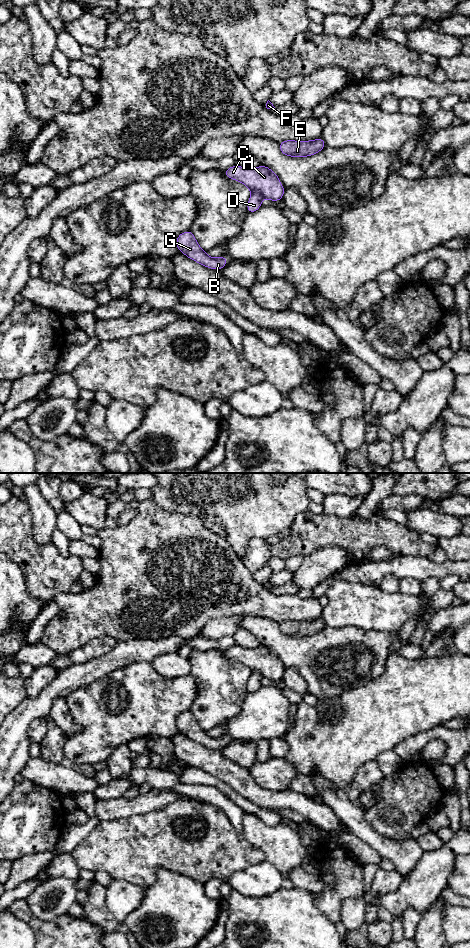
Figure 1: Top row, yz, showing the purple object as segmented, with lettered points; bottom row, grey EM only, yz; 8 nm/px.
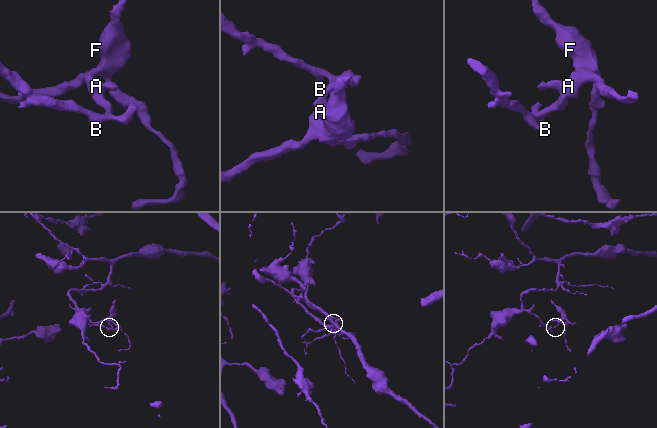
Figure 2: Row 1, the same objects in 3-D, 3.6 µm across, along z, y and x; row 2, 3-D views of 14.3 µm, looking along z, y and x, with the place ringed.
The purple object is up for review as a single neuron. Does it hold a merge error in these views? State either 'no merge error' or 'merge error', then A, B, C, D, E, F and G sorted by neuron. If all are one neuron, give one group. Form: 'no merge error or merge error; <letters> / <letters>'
merge error; A C E F / B D G

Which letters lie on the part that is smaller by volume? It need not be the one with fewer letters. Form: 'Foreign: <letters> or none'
Foreign: A, C, E, F

